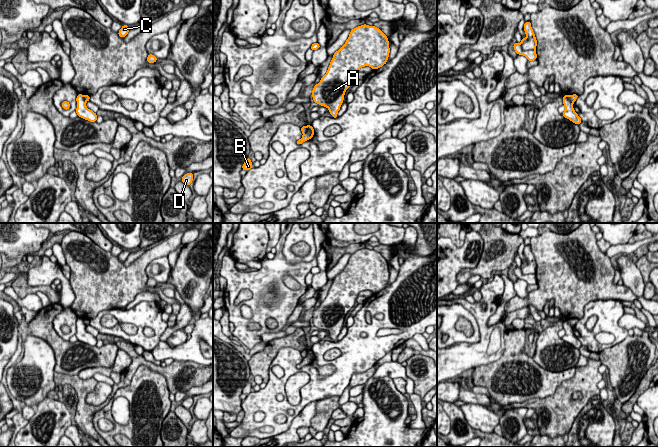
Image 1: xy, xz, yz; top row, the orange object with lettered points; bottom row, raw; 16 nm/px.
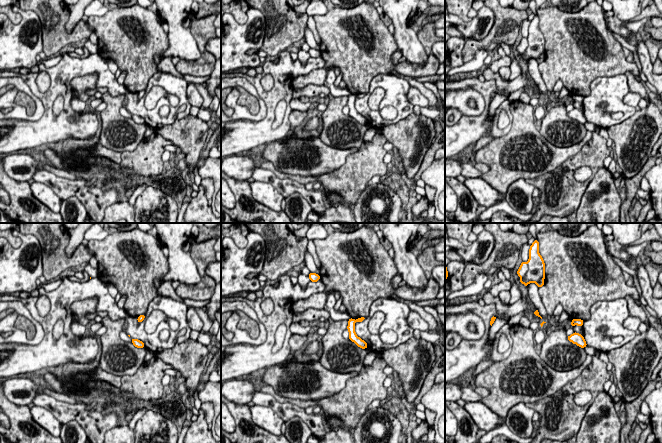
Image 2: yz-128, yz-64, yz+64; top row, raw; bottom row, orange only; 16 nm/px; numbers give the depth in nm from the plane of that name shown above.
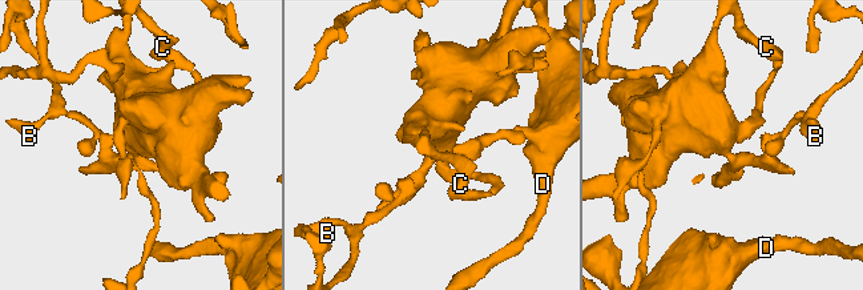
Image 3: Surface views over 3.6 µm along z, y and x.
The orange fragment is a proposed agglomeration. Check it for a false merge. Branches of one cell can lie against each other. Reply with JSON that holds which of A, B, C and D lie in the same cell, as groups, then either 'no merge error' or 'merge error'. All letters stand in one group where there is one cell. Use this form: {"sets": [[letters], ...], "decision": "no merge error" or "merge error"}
{"sets": [["A", "D"], ["B", "C"]], "decision": "merge error"}

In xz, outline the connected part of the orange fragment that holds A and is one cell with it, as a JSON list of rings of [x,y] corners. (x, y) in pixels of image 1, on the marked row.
[[[364,24],[352,29],[345,44],[333,54],[326,74],[313,87],[314,102],[327,107],[332,117],[337,118],[345,91],[354,82],[359,69],[382,67],[389,53],[388,38],[379,28]]]

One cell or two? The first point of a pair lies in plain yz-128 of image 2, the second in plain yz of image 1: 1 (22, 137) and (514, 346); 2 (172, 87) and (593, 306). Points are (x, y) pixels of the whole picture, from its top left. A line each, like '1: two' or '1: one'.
1: two
2: one

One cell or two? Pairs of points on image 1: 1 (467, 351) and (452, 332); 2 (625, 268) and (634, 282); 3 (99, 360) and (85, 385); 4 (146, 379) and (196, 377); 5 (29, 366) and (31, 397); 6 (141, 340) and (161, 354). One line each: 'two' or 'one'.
1: two
2: one
3: two
4: two
5: one
6: two

